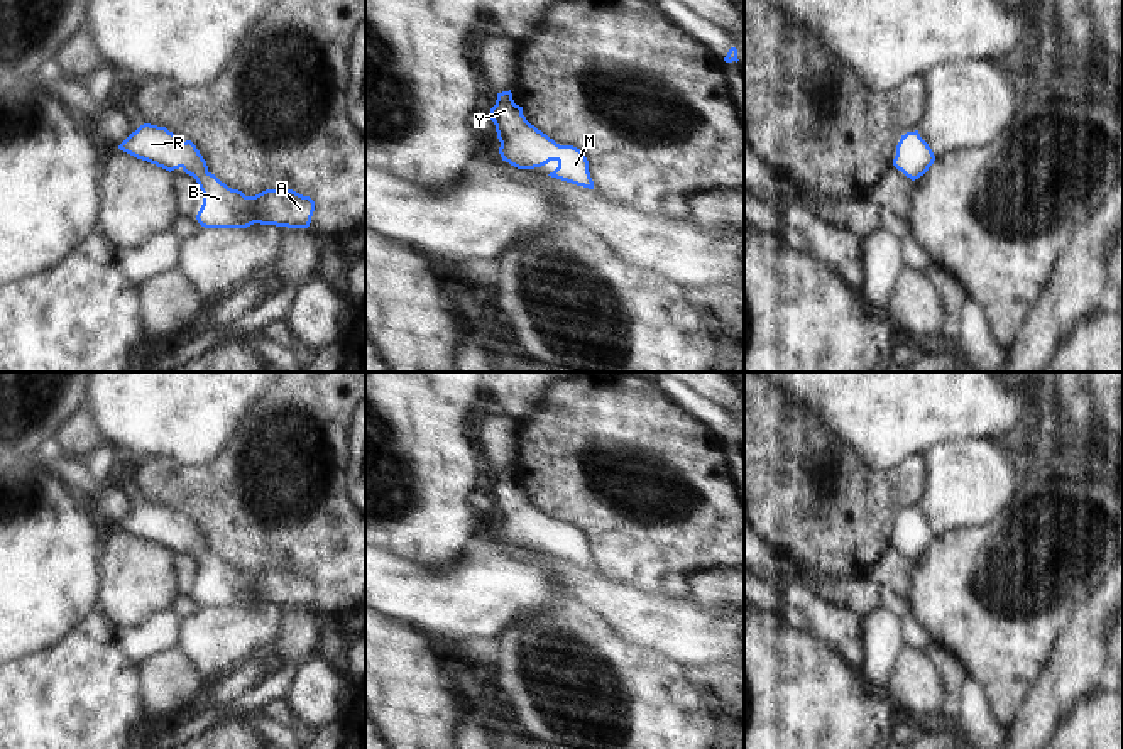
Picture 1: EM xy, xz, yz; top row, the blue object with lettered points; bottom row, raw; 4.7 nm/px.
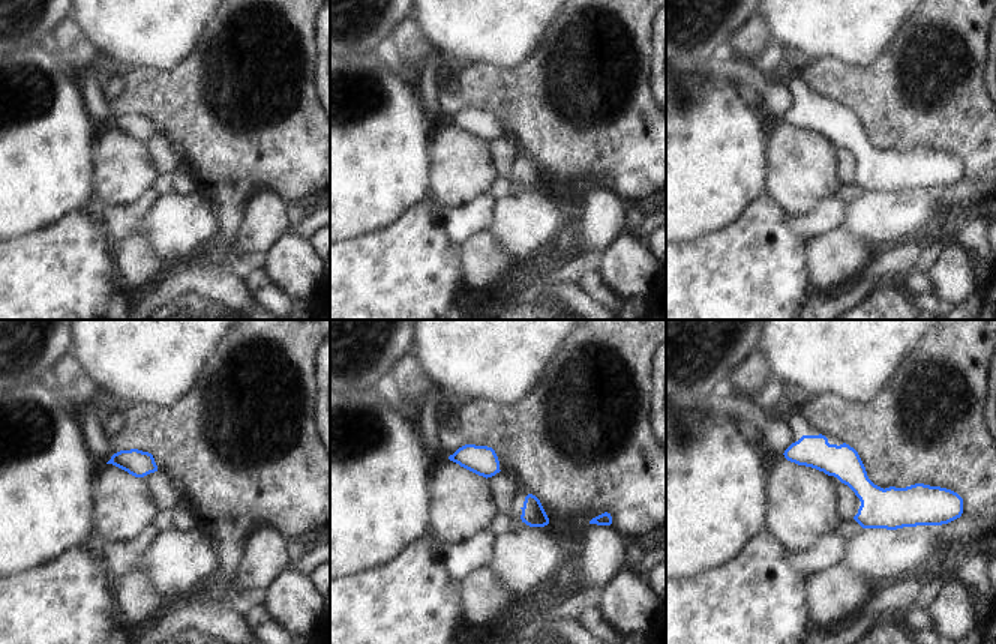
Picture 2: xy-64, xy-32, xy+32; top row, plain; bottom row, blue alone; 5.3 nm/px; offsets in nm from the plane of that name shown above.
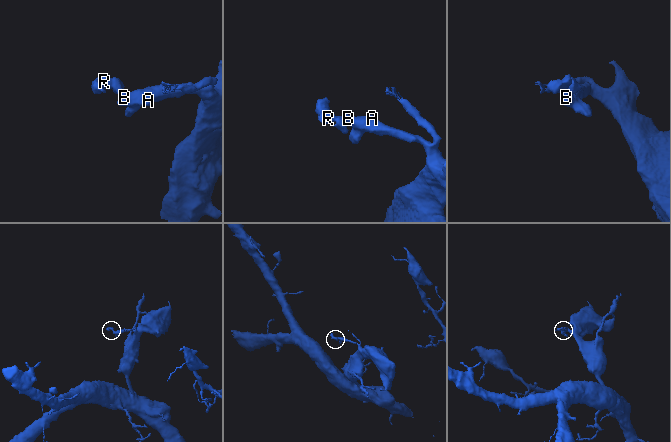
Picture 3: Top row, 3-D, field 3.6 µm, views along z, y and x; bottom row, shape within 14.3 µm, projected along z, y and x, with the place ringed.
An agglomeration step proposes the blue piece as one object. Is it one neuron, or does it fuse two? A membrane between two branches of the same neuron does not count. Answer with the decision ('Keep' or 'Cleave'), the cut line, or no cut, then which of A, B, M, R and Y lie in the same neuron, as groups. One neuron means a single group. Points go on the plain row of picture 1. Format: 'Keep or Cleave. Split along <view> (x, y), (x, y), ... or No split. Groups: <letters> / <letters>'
Keep. No split. Groups: A B M R Y

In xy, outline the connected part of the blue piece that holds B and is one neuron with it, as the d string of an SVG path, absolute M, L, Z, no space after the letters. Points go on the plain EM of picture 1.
M144 502L118 528L169 551L181 546L193 555L203 571L196 599L205 607L247 607L254 602L308 607L311 602L315 580L310 575L293 568L266 568L245 575L208 549L191 519L181 521L166 506Z

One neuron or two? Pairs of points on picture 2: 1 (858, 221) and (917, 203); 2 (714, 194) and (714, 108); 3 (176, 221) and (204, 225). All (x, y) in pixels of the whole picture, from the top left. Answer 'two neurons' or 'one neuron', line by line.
1: one neuron
2: one neuron
3: one neuron

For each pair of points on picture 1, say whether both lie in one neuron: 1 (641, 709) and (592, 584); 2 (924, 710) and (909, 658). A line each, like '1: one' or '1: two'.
1: two
2: one

